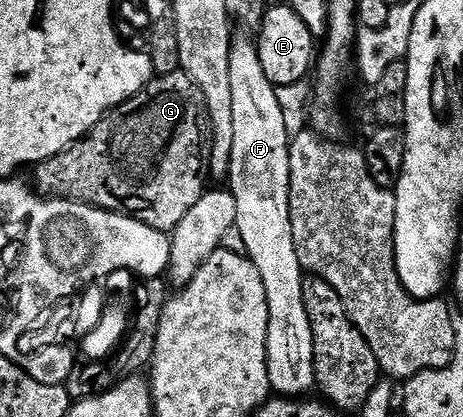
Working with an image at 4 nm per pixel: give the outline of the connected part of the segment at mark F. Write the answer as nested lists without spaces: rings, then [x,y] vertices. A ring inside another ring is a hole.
[[[236,30],[231,36],[229,53],[229,78],[233,88],[233,157],[229,190],[237,201],[235,231],[245,241],[246,256],[261,273],[261,285],[265,285],[265,301],[269,301],[269,329],[267,330],[267,368],[269,385],[279,397],[307,397],[316,390],[315,358],[313,357],[313,325],[309,325],[309,313],[305,313],[303,284],[305,272],[297,261],[297,245],[293,245],[293,221],[289,209],[289,149],[292,139],[286,133],[285,116],[277,101],[276,87],[265,77],[261,69],[259,44],[254,34]]]

